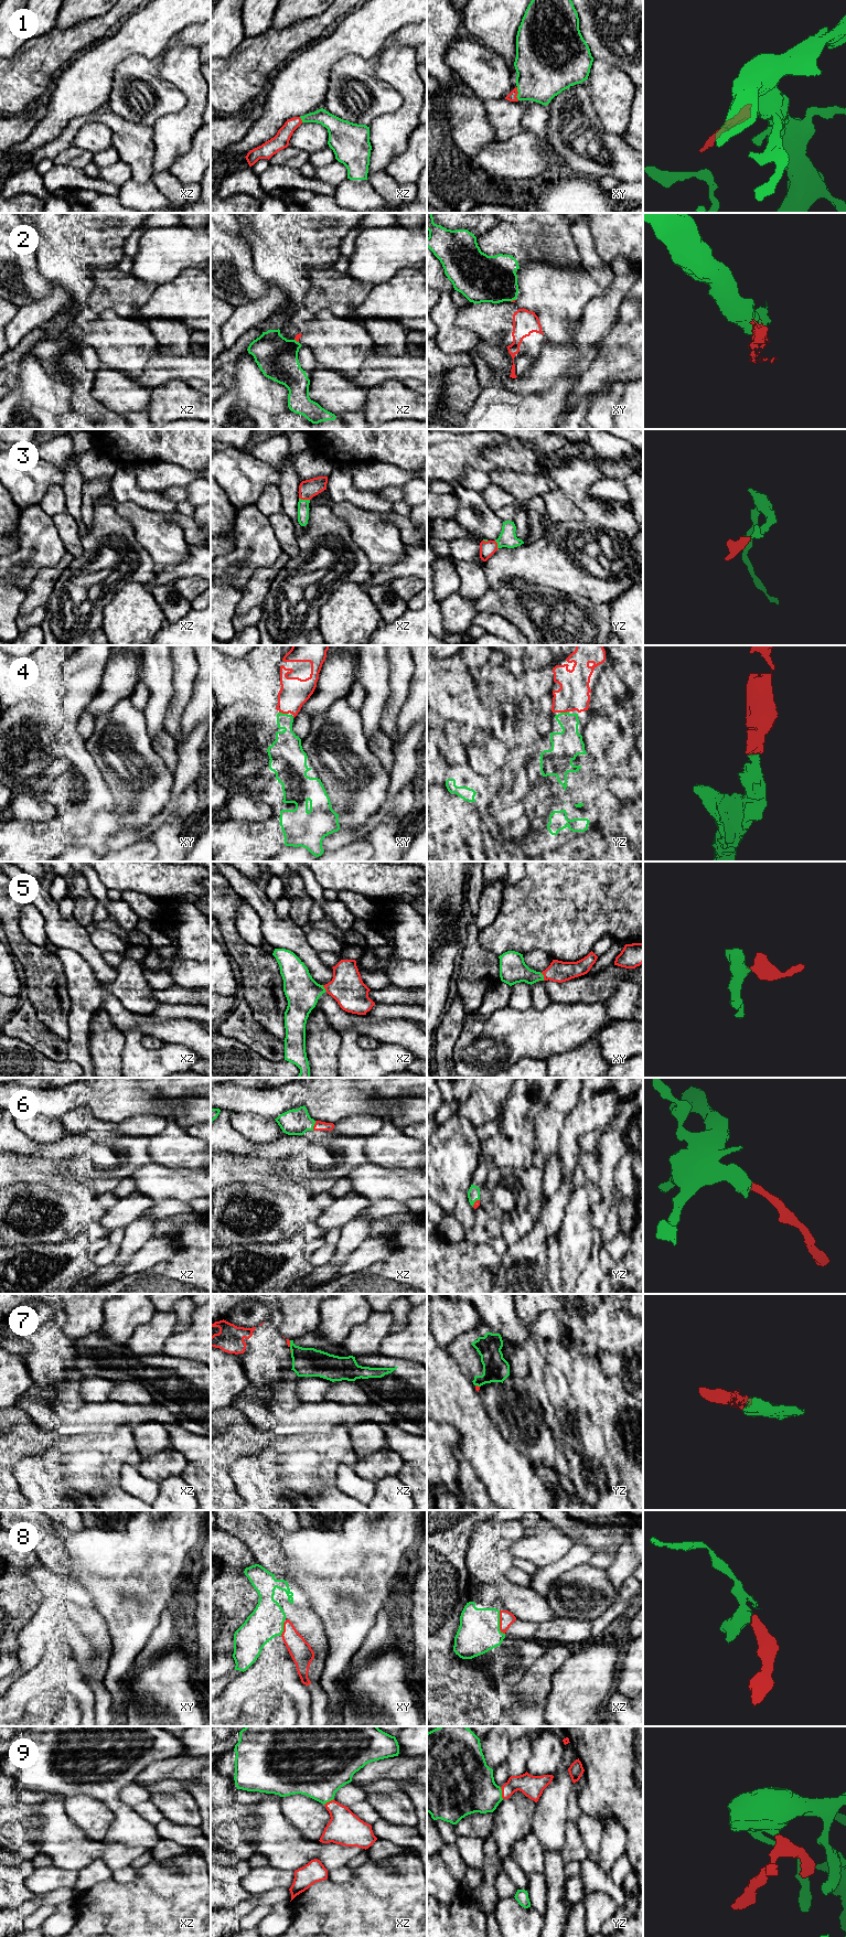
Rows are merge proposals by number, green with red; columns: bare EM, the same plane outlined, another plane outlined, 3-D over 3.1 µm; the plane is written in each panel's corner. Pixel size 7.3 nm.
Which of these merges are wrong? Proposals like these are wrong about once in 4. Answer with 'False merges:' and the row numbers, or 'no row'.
False merges: 7

